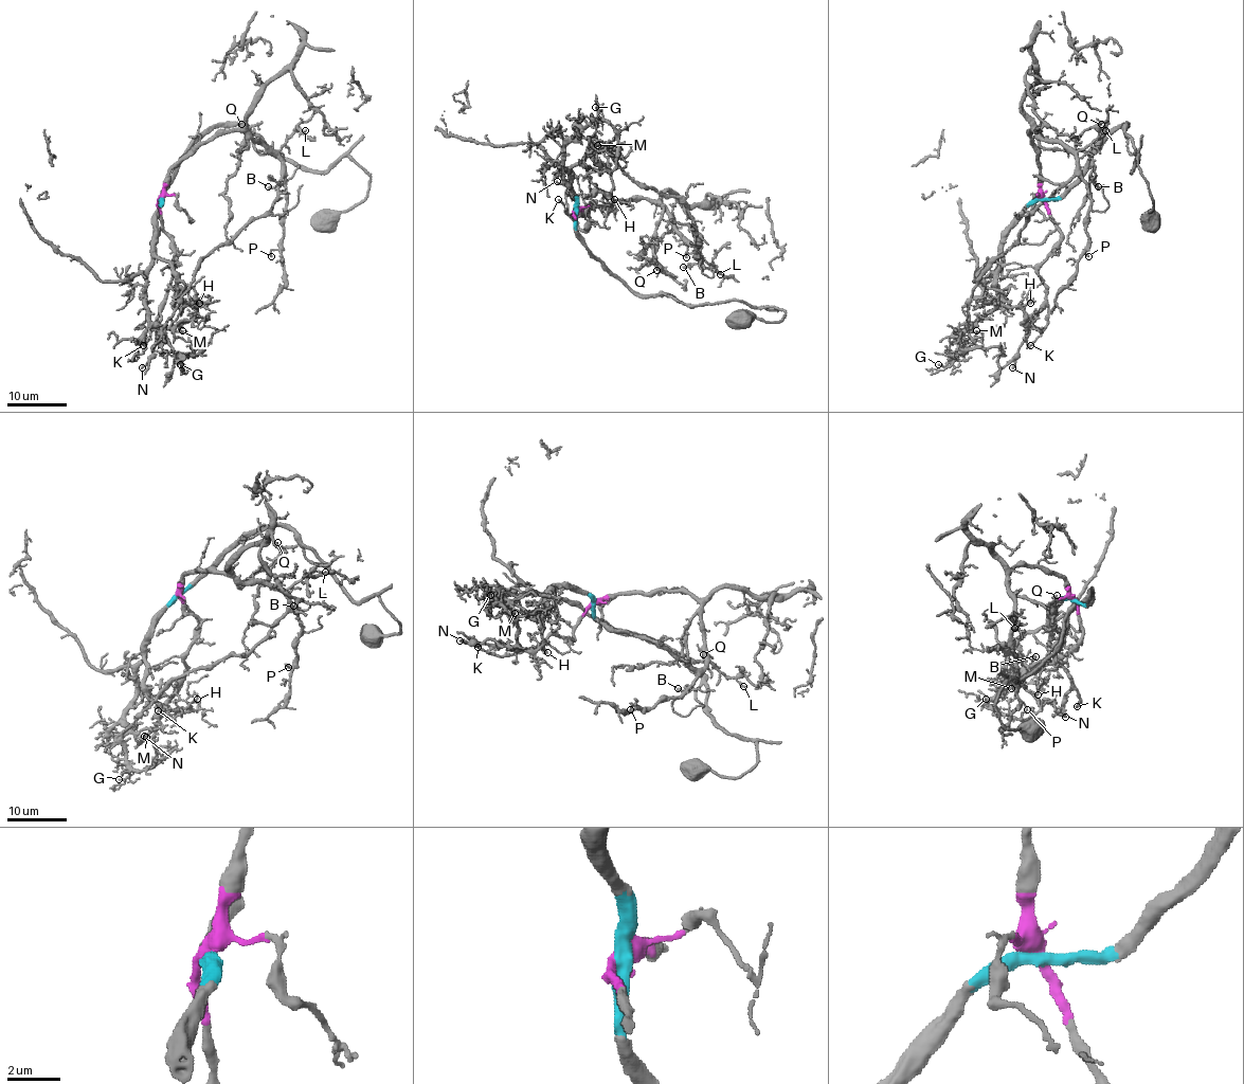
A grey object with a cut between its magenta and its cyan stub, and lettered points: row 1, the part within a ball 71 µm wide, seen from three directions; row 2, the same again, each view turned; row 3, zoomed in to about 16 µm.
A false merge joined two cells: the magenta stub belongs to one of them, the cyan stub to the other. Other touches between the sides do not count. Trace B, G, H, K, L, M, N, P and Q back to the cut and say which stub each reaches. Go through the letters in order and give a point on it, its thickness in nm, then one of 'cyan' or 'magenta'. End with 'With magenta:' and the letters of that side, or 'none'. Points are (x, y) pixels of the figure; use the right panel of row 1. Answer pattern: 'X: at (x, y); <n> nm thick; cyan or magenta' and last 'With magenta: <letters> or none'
B: at (1098, 186); 110 nm thick; magenta
G: at (938, 364); 150 nm thick; cyan
H: at (1030, 303); 120 nm thick; cyan
K: at (1030, 345); 150 nm thick; magenta
L: at (1105, 130); 180 nm thick; magenta
M: at (976, 330); 90 nm thick; cyan
N: at (1012, 367); 130 nm thick; magenta
P: at (1088, 256); 110 nm thick; magenta
Q: at (1101, 124); 110 nm thick; magenta
With magenta: B, K, L, N, P, Q

